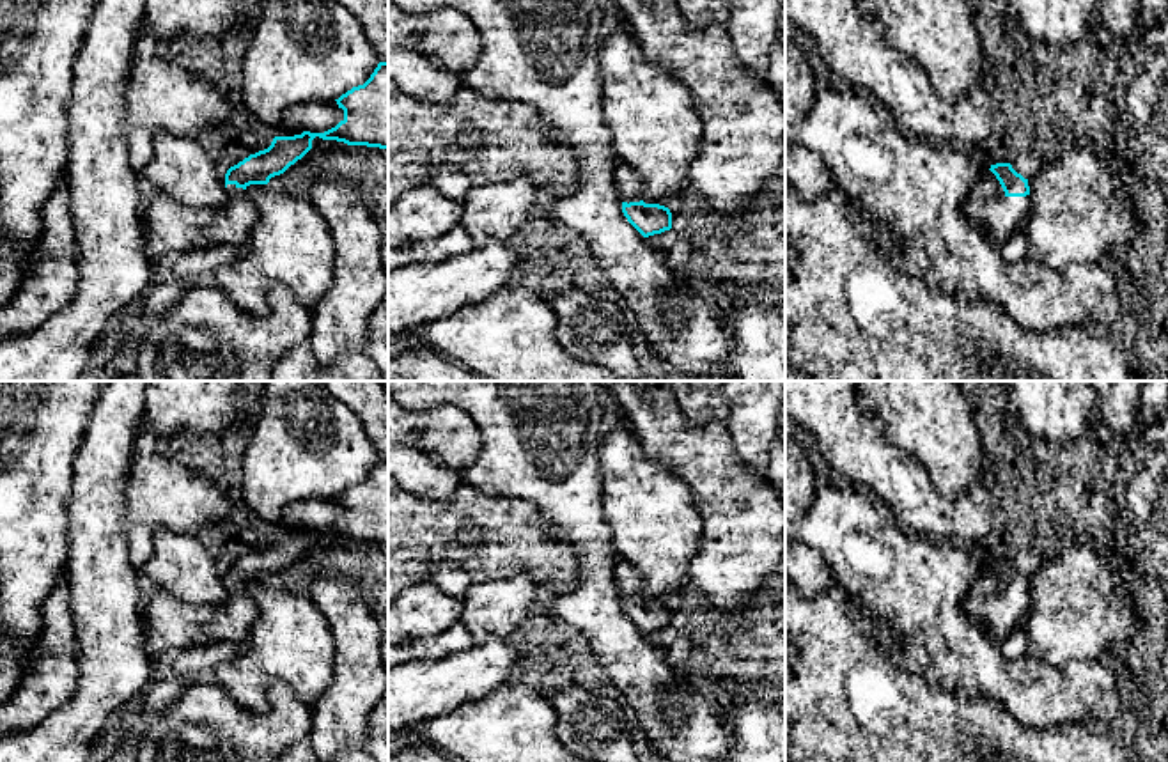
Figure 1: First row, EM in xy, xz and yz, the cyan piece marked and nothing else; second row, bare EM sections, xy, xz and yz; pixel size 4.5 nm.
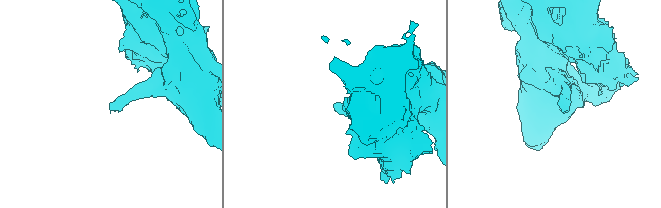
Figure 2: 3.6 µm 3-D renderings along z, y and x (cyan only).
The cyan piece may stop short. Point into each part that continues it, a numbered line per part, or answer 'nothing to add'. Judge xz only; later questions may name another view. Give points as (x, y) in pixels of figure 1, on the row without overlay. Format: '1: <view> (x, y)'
1: xz (631, 583)

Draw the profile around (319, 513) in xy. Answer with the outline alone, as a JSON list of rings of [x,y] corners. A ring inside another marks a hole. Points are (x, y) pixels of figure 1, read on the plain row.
[[[314,498],[292,503],[282,516],[275,533],[294,533],[303,528],[324,530],[344,517],[344,507],[331,498]]]

